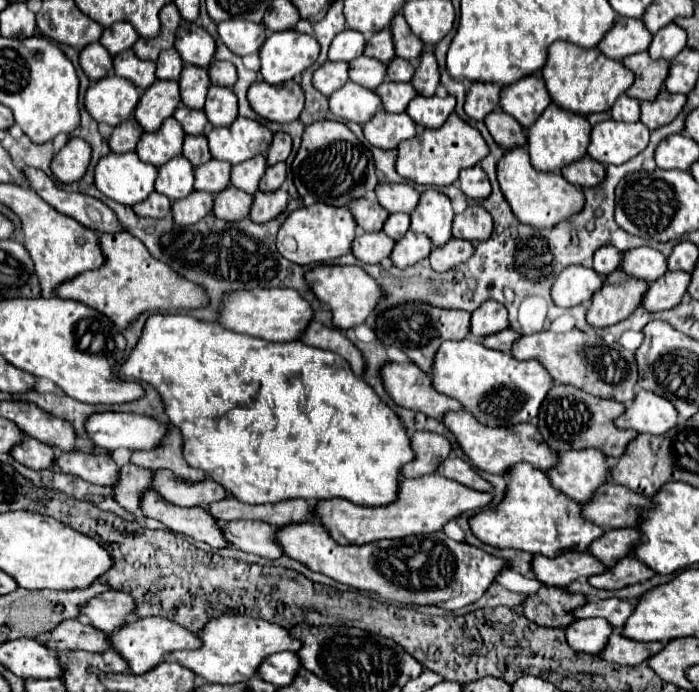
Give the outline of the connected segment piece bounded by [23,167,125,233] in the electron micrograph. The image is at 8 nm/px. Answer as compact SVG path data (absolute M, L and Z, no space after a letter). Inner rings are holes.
M23 167L25 175L29 177L29 187L39 193L41 199L45 199L51 207L55 207L59 213L73 217L81 225L97 231L97 233L119 233L125 231L121 223L117 221L117 215L103 205L101 201L83 195L83 193L69 193L59 189L43 171Z

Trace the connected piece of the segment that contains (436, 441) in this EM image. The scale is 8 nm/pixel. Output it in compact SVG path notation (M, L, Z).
M417 431L411 437L411 445L413 451L417 453L417 459L405 465L403 477L423 477L435 473L437 467L451 455L449 439L437 433Z

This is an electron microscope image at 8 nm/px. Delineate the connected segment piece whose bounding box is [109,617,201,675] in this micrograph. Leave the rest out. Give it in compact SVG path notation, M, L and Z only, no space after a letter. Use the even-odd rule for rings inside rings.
M147 617L147 619L139 619L139 621L133 621L129 625L125 625L125 629L109 635L111 641L113 641L113 649L117 653L121 653L131 671L141 675L141 673L147 673L151 669L155 669L159 663L165 661L165 657L173 651L181 651L181 649L199 649L201 647L201 639L199 635L187 631L185 627L165 619L165 617Z

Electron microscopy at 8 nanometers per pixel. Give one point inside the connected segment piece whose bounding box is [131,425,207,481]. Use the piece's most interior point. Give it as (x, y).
(169, 455)

